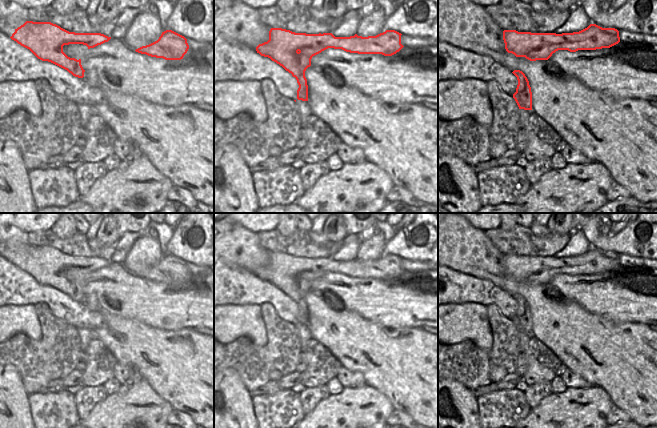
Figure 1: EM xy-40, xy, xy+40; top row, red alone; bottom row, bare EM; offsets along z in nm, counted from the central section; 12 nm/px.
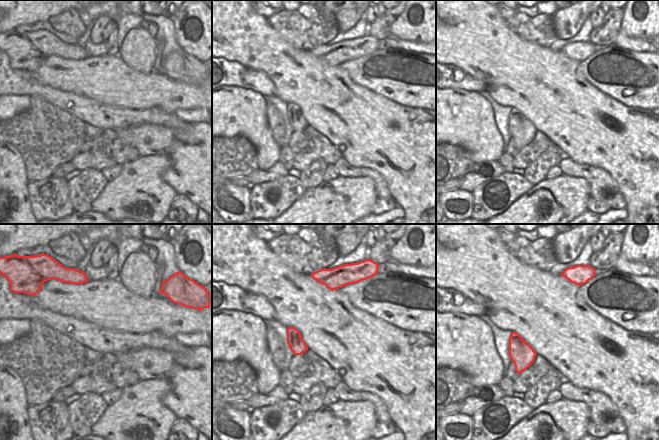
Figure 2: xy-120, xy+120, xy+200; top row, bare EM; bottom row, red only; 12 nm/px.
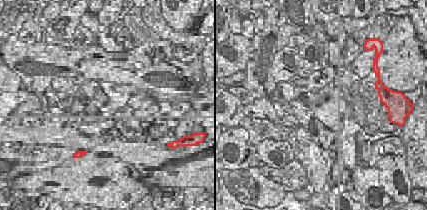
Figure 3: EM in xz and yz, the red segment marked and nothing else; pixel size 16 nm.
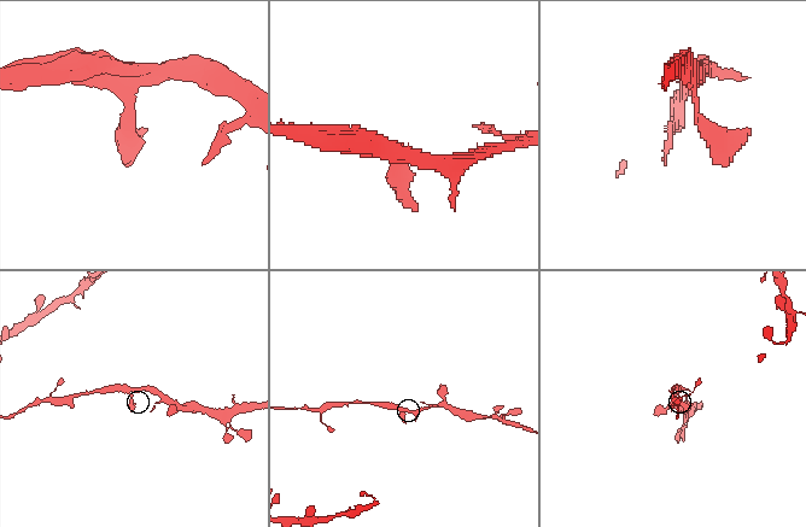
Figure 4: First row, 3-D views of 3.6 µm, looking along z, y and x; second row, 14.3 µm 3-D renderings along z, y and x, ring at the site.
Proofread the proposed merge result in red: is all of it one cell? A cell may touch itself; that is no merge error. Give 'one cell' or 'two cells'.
one cell

